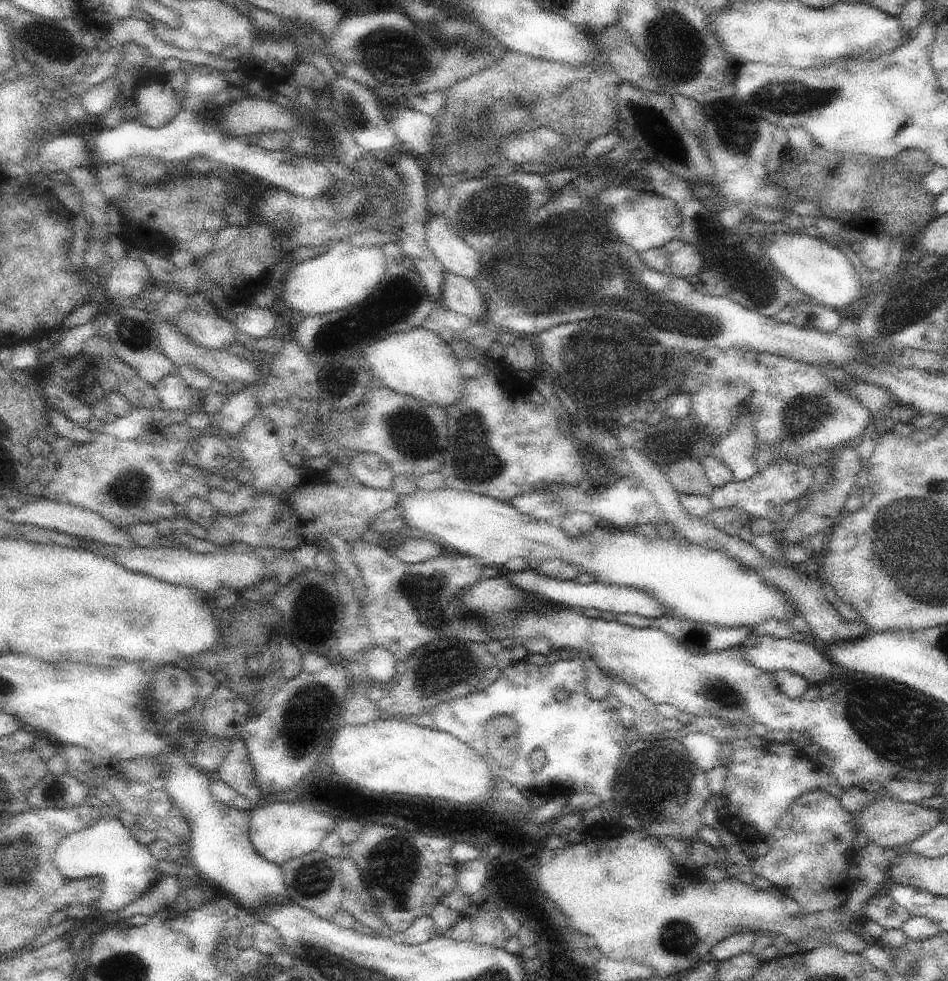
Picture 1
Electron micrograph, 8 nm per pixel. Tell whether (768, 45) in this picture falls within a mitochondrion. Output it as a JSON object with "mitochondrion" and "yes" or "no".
{"mitochondrion":"no"}

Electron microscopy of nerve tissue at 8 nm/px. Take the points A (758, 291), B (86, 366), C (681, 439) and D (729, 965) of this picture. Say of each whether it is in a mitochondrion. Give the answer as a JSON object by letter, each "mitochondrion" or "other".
{"A":"mitochondrion","B":"mitochondrion","C":"mitochondrion","D":"other"}

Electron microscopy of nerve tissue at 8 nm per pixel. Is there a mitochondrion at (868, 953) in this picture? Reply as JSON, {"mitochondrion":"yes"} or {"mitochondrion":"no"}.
{"mitochondrion":"no"}

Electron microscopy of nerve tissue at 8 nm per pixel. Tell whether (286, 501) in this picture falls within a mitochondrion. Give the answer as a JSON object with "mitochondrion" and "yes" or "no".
{"mitochondrion":"no"}

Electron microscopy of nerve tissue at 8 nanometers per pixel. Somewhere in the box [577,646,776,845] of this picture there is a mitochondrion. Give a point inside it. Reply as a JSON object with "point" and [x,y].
{"point":[729,698]}

